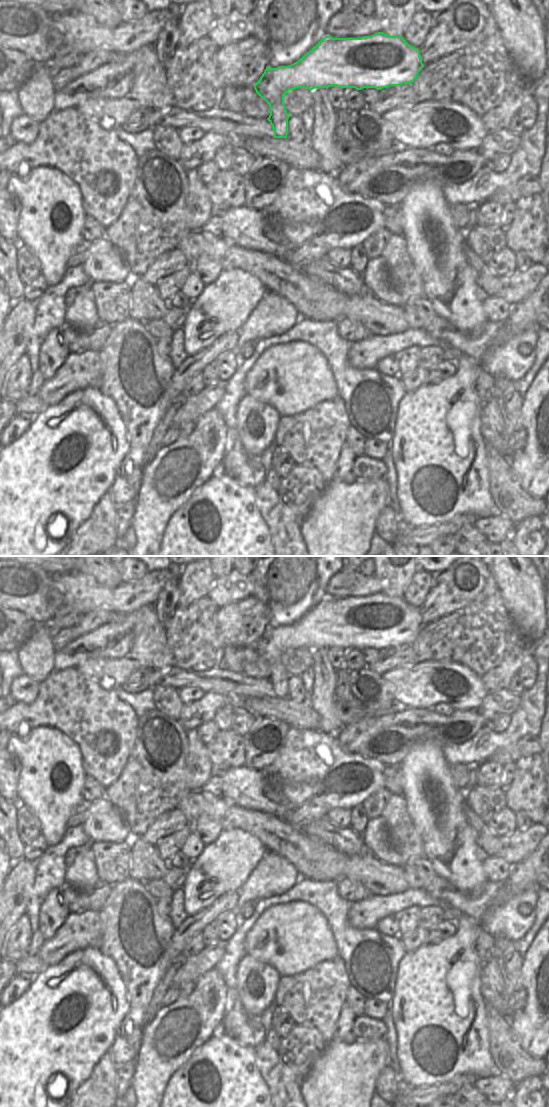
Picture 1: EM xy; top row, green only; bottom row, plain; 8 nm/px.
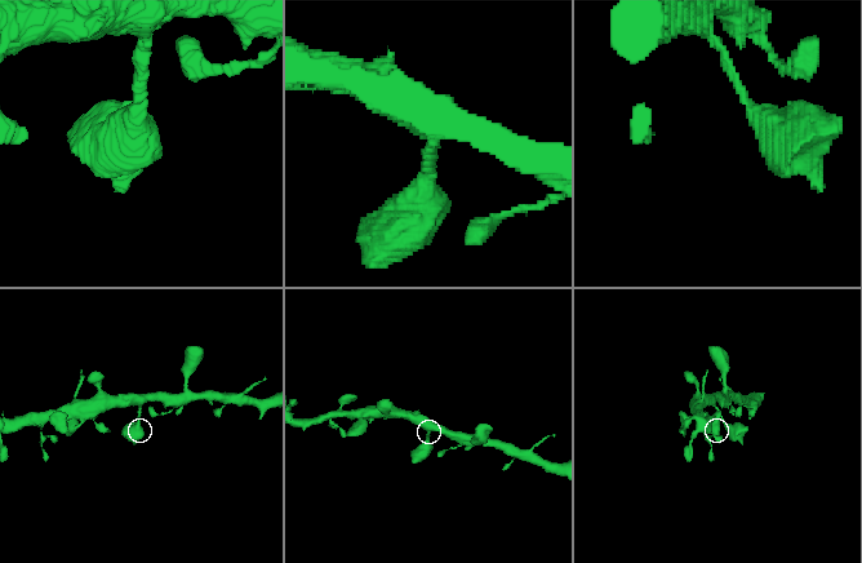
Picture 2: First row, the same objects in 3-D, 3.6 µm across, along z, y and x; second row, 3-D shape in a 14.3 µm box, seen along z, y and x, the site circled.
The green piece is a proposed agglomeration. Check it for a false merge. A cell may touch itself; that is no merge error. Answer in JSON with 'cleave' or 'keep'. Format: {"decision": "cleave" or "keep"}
{"decision": "keep"}

